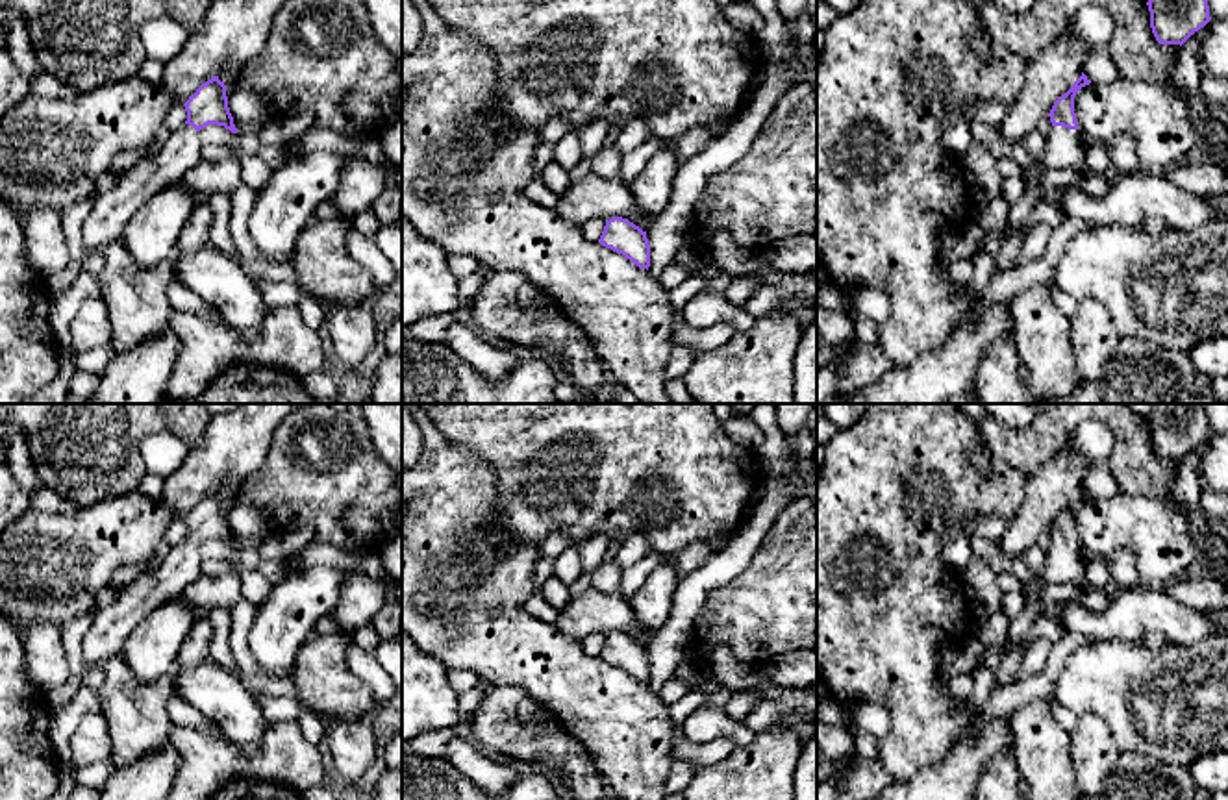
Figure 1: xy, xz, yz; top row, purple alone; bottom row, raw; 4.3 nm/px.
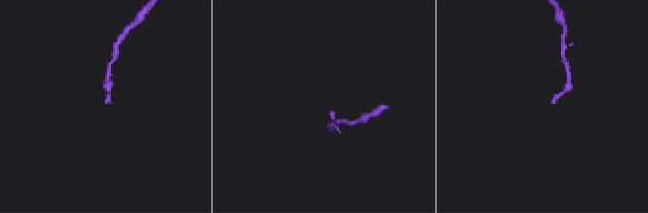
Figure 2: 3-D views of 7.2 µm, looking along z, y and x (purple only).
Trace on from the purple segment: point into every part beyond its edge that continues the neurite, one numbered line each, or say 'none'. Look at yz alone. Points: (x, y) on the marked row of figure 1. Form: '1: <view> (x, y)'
1: yz (1062, 150)

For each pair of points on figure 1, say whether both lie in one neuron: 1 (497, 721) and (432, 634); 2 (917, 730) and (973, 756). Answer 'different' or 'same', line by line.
1: different
2: different

